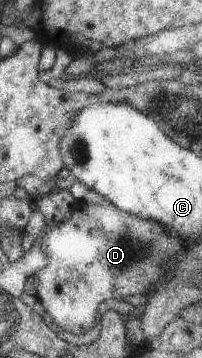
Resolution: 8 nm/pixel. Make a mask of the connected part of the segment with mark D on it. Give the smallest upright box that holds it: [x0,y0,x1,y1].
[32,201,185,335]

